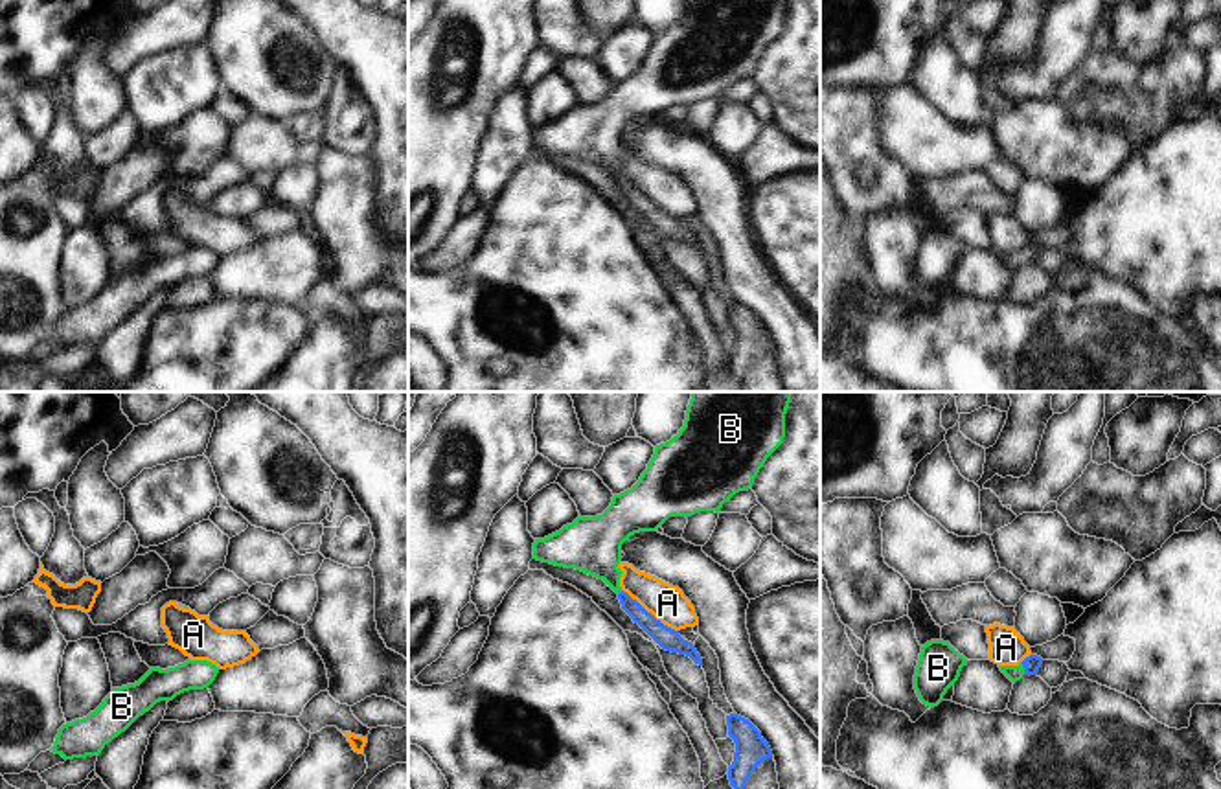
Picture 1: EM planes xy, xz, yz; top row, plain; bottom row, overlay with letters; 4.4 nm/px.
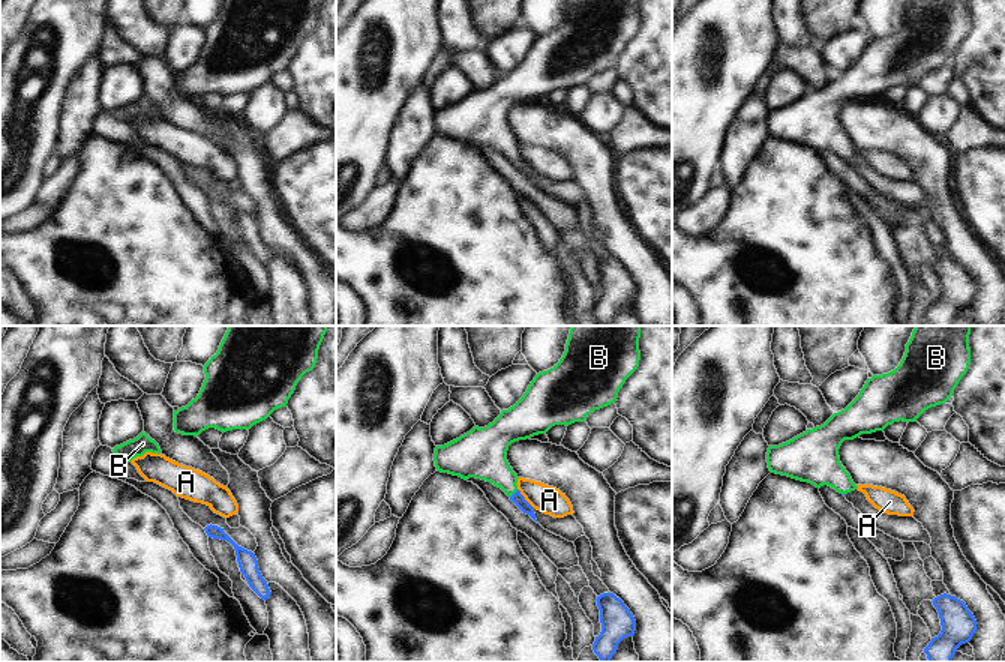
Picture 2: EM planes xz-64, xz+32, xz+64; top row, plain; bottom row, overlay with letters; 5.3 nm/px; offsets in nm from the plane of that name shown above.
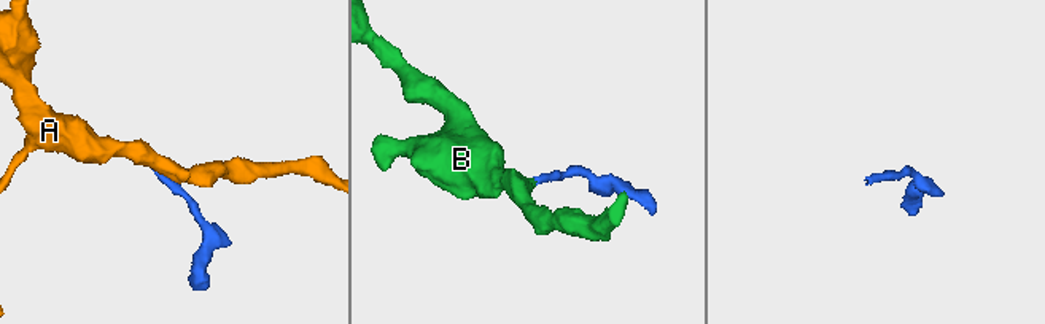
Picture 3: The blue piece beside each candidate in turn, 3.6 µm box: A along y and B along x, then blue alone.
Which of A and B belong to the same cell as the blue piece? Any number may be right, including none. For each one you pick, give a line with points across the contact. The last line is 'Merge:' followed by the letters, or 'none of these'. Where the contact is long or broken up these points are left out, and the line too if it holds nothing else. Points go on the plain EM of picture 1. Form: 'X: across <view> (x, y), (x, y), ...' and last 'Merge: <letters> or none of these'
B: across yz (1032, 251), (1025, 256), (1014, 262)
Merge: B

